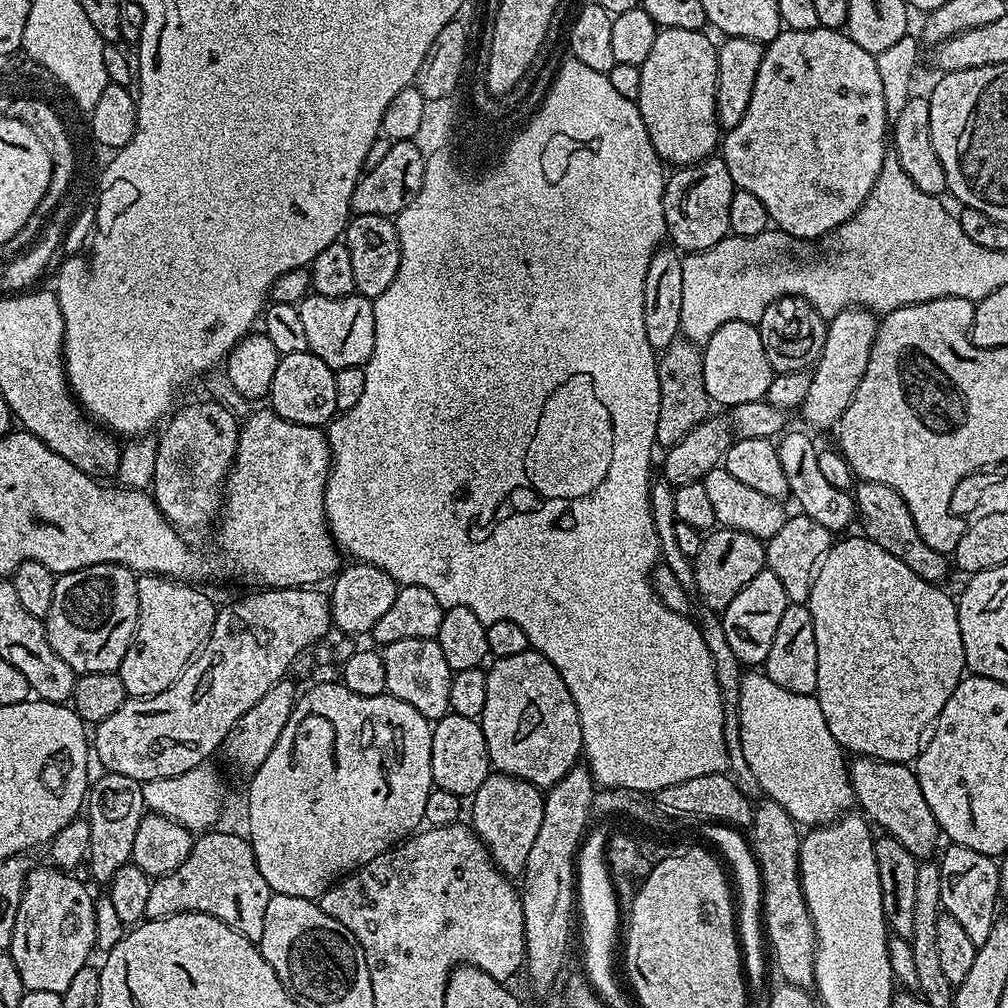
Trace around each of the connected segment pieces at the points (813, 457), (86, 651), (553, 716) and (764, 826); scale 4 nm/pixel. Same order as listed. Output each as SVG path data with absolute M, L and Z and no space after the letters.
M792 436L789 440L781 439L776 444L778 458L782 461L782 470L786 473L788 482L788 496L796 499L800 503L799 511L803 515L814 518L814 522L826 526L833 534L840 534L843 528L848 528L857 519L856 501L851 491L843 492L830 482L826 482L826 477L818 470L818 445L806 437Z
M95 564L89 568L79 568L73 572L65 572L56 576L54 599L50 602L48 615L43 617L46 638L76 673L85 672L116 672L122 658L126 658L126 650L136 633L138 622L138 582L137 573L130 571L121 564Z
M538 651L501 656L493 659L491 664L492 668L487 669L486 706L479 718L491 767L497 772L505 772L507 776L529 780L535 788L550 789L562 778L566 778L570 769L577 767L584 751L578 706L574 706L574 698L570 698L570 690L566 690L562 674L558 674L556 667Z
M767 798L761 799L755 805L750 825L750 843L755 849L756 860L760 865L761 882L763 884L763 927L766 929L766 940L770 952L776 955L776 968L784 975L783 979L799 988L811 989L816 983L814 974L814 958L816 957L816 931L804 901L804 891L800 885L800 841L801 833L792 816L786 814L778 802Z

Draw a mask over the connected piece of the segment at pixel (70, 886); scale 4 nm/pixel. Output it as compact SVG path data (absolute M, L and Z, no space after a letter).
M47 866L48 868L33 867L28 874L28 881L24 884L24 893L20 899L18 906L18 918L14 922L14 938L10 955L14 966L18 966L18 974L22 974L22 982L25 989L29 992L34 990L50 990L51 992L64 993L66 986L70 986L70 982L74 979L74 974L78 974L78 970L82 970L89 963L88 955L92 952L92 947L96 944L96 908L92 905L92 896L88 893L88 888L80 880L75 880L75 875L69 874L67 871L61 870L55 866Z

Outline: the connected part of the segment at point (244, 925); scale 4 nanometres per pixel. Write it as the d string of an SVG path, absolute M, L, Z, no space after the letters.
M216 831L197 835L186 862L178 870L152 880L145 917L161 920L183 912L201 912L226 922L226 926L241 932L247 940L258 942L262 938L262 926L266 926L266 906L274 895L273 890L266 878L262 878L262 870L258 870L251 843L243 835Z

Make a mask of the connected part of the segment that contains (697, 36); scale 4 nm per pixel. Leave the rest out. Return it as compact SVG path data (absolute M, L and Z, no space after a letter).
M660 28L654 38L654 47L650 50L646 62L640 65L642 74L642 91L639 92L635 100L640 107L642 122L646 122L646 134L650 134L650 142L654 142L654 150L659 154L661 160L668 166L683 166L686 164L696 164L699 160L704 160L707 156L713 155L717 151L722 140L722 129L716 120L716 87L718 86L718 48L707 36L704 30L678 30L677 28Z

